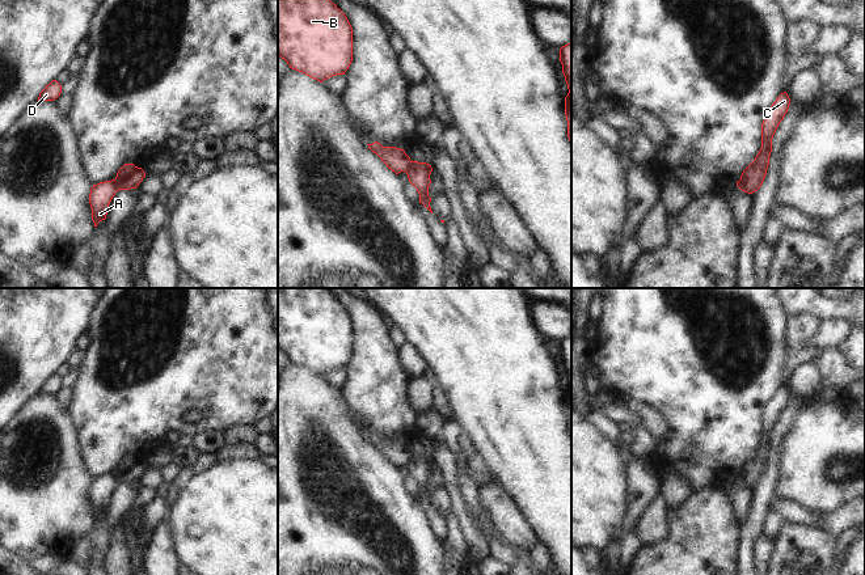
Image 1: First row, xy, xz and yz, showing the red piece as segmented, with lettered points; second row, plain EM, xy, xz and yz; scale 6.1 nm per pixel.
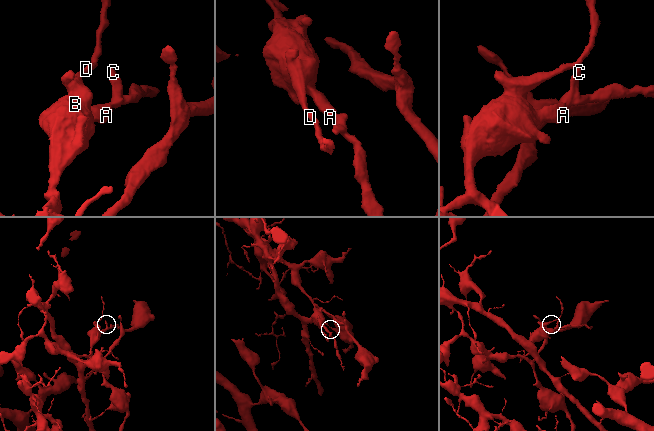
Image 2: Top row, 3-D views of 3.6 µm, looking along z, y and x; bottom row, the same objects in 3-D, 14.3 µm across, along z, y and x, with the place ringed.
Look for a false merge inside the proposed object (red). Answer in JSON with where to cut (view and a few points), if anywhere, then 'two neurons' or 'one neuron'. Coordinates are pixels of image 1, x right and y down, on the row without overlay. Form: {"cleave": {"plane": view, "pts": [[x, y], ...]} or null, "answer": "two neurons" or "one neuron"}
{"cleave": {"plane": "xy", "pts": [[113, 473], [117, 483]]}, "answer": "two neurons"}

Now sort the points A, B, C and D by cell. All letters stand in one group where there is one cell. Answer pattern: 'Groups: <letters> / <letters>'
Groups: A B D / C

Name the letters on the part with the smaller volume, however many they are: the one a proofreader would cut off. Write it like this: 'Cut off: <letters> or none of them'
Cut off: C

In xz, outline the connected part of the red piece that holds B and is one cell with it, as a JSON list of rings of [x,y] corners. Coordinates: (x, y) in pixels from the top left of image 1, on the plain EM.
[[[278,288],[278,348],[320,376],[345,368],[353,355],[353,321],[328,288]]]

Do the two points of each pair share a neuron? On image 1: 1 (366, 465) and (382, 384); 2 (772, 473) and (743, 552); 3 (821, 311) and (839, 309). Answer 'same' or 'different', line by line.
1: different
2: same
3: same

